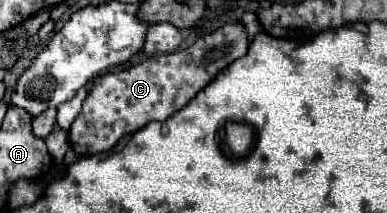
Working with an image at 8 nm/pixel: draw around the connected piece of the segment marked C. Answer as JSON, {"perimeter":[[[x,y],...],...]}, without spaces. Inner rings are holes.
{"perimeter":[[[226,23],[220,29],[206,33],[202,39],[198,39],[194,45],[190,45],[186,51],[174,51],[168,55],[148,57],[144,63],[138,63],[130,69],[104,75],[102,79],[96,81],[94,89],[90,89],[80,115],[76,117],[76,121],[70,127],[70,143],[74,147],[74,151],[80,155],[96,155],[96,153],[110,151],[122,137],[136,133],[150,121],[168,119],[172,113],[180,111],[180,107],[188,105],[188,101],[198,91],[202,91],[224,67],[228,67],[232,61],[242,57],[248,51],[248,45],[250,45],[250,41],[246,35],[246,27],[242,23]]]}

